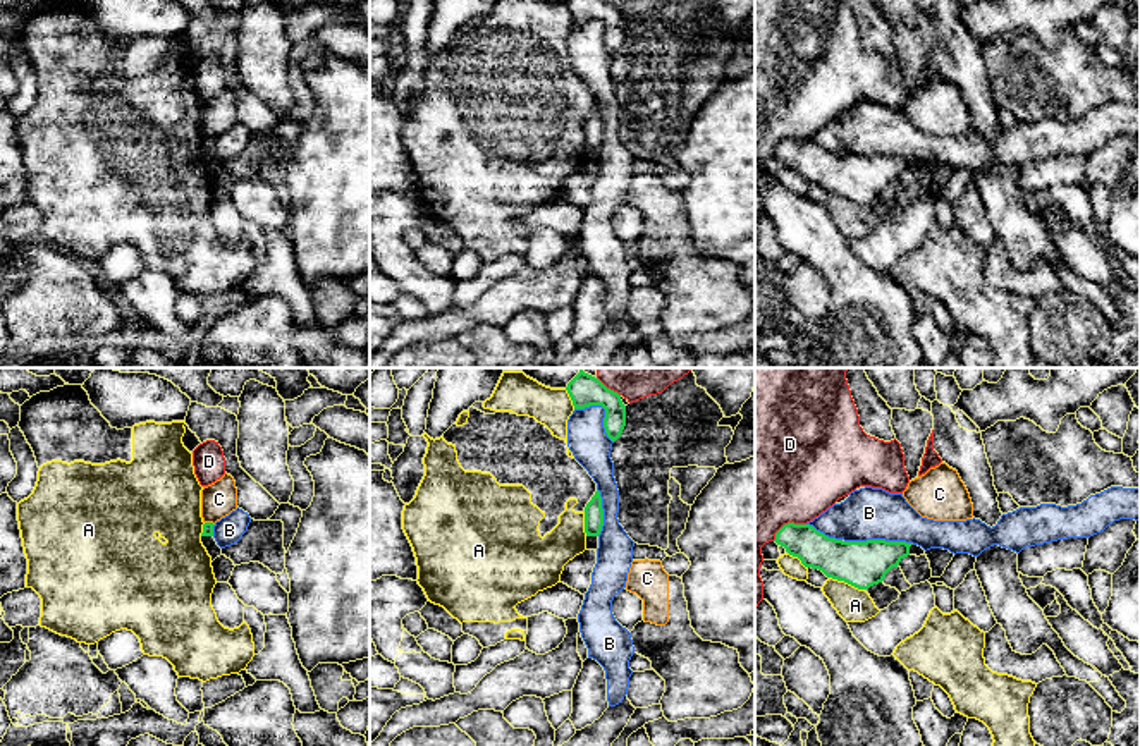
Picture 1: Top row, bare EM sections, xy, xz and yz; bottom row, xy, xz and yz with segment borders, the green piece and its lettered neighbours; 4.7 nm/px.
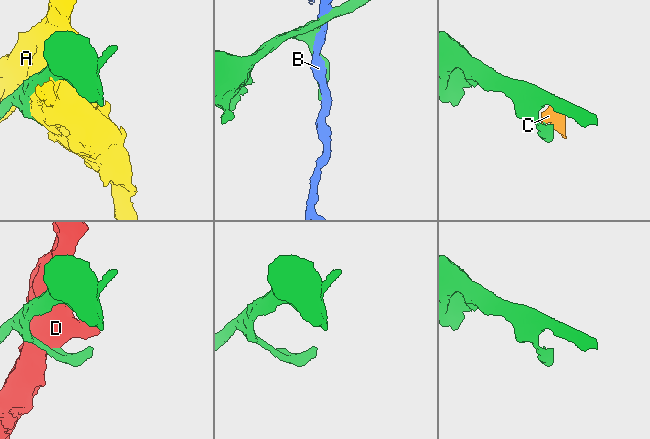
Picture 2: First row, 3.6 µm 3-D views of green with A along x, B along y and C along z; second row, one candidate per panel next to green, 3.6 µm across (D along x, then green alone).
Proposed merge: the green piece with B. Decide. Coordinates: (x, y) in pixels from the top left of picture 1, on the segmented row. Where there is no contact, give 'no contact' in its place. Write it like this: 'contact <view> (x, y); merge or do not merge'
contact yz (879, 540); do not merge

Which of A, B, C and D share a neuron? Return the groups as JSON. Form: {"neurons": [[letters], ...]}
{"neurons": [["A"], ["B"], ["C"], ["D"]]}

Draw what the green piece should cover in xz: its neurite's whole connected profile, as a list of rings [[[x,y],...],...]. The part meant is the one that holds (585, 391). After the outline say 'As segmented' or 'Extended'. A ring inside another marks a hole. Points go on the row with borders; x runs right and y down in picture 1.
[[[579,373],[566,387],[574,409],[602,406],[605,409],[604,428],[607,437],[616,442],[626,426],[626,406],[621,395],[607,388],[598,378]]]. As segmented

